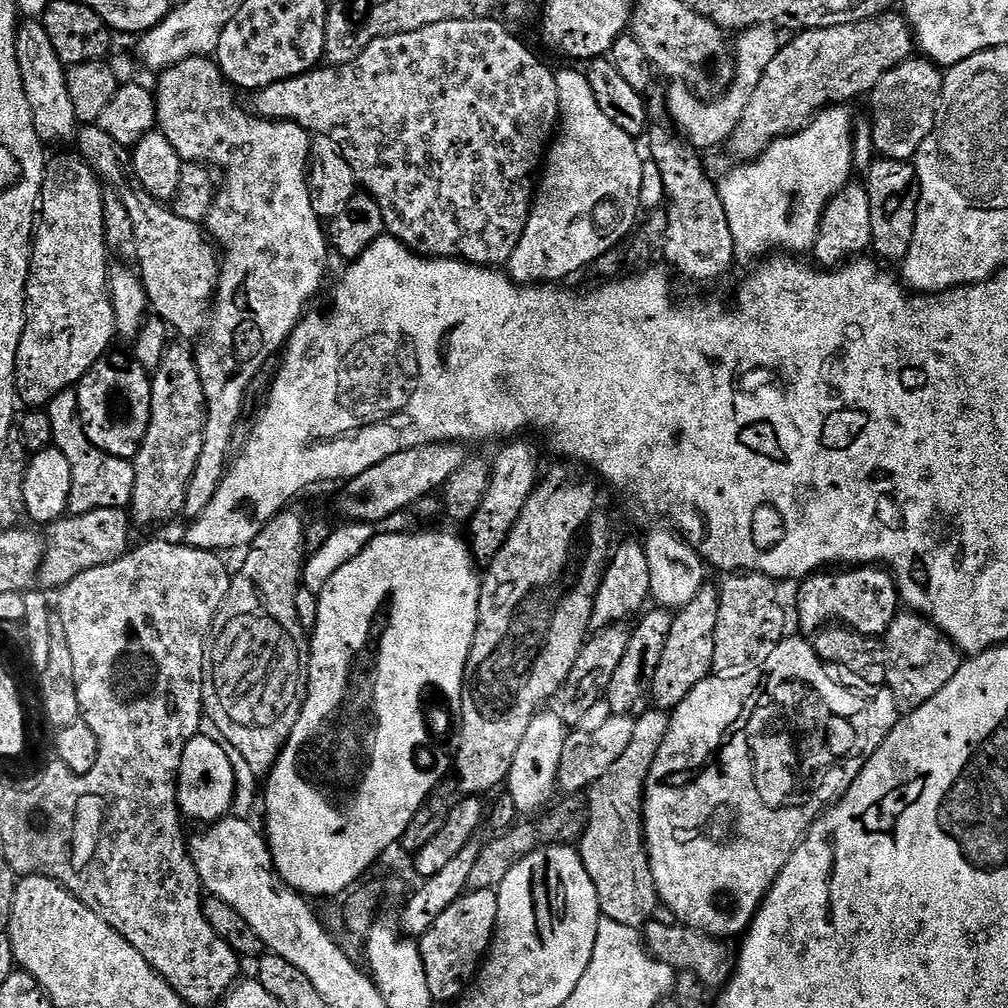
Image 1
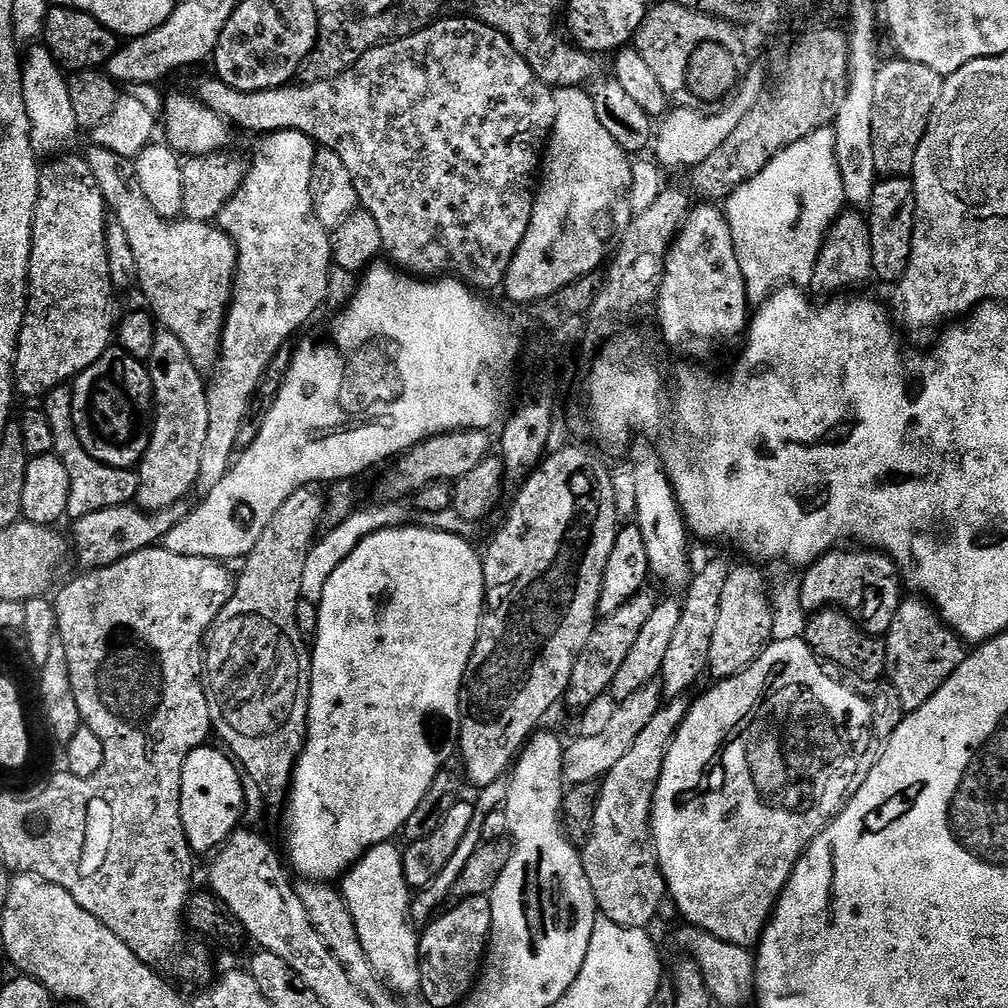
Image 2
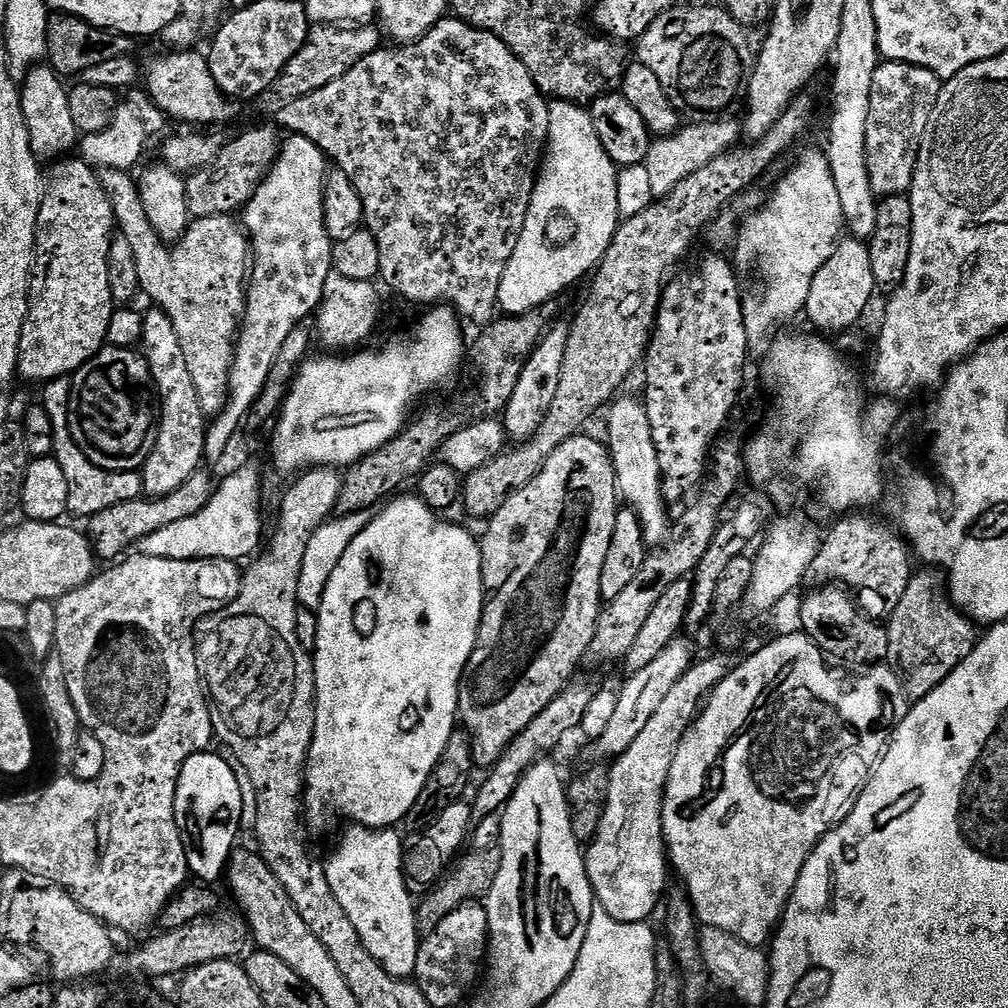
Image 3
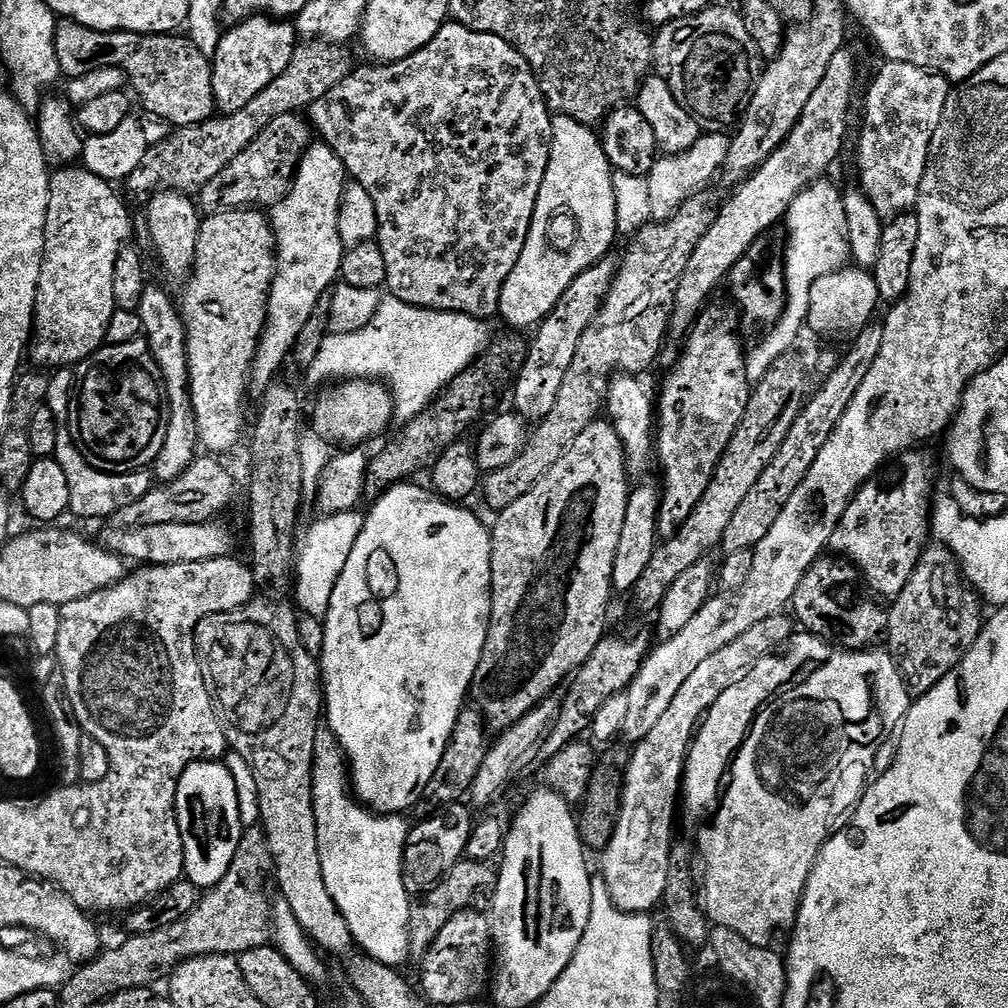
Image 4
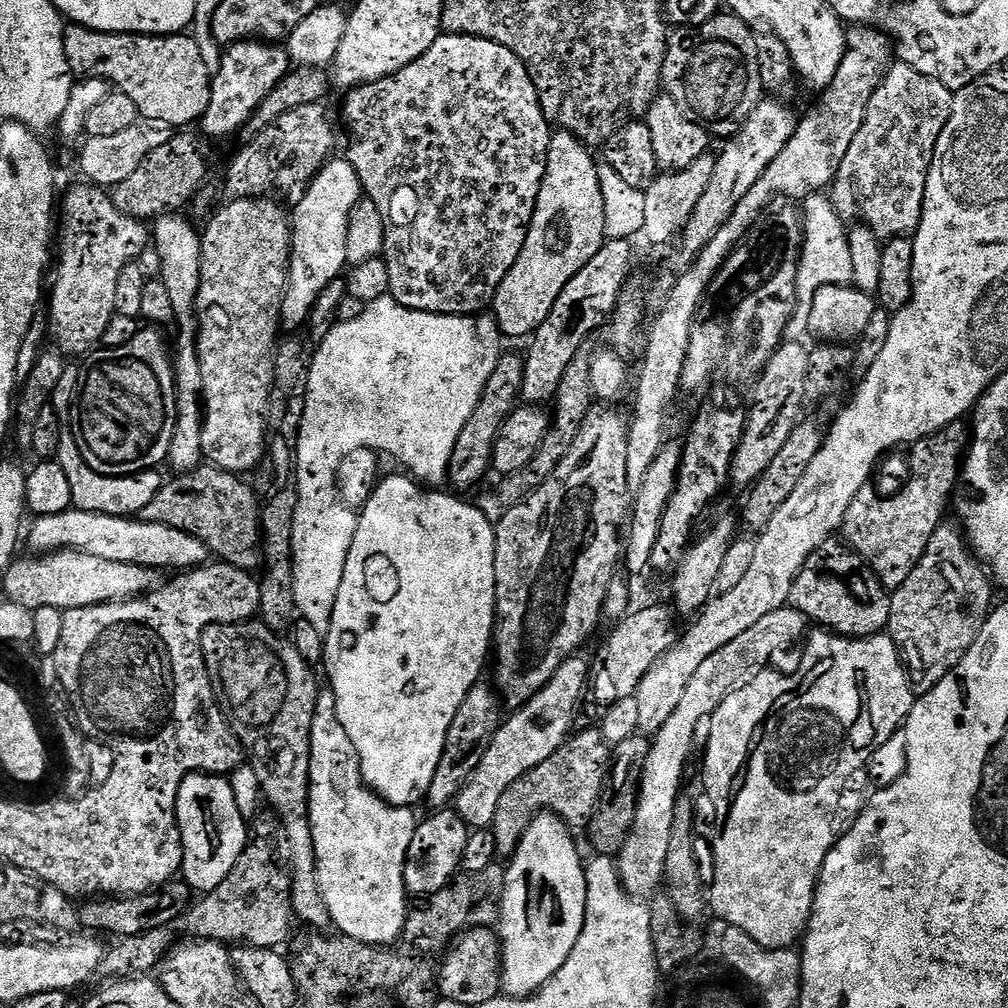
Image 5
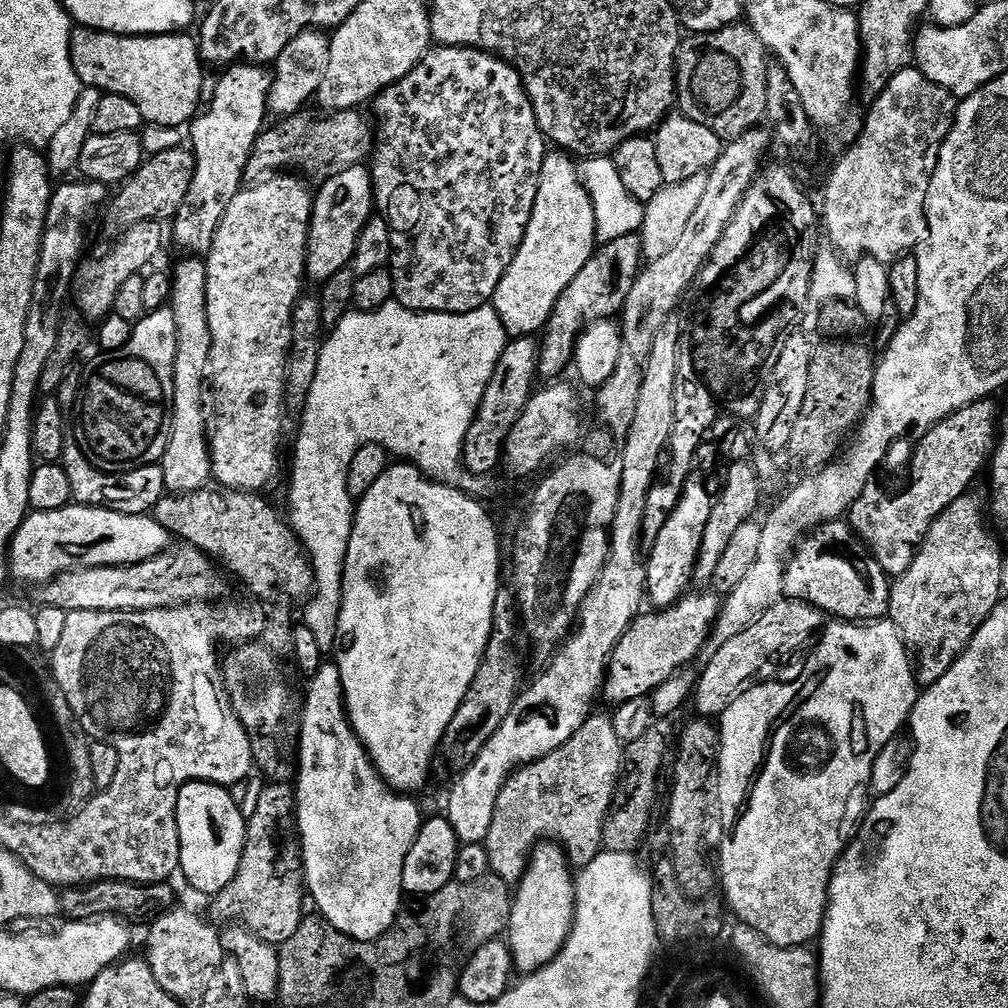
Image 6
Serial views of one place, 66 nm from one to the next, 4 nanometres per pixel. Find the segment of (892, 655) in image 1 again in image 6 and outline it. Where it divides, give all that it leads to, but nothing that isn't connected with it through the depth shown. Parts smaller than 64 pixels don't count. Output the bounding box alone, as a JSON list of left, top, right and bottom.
[888,494,1004,686]

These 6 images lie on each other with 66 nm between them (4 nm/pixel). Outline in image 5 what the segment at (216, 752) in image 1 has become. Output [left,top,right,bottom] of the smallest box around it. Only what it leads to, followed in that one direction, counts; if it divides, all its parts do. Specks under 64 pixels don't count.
[176,772,250,893]

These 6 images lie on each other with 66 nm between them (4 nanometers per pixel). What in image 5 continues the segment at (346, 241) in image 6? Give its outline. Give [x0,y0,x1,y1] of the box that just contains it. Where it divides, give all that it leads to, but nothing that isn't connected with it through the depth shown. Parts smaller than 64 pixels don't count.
[278,158,362,334]

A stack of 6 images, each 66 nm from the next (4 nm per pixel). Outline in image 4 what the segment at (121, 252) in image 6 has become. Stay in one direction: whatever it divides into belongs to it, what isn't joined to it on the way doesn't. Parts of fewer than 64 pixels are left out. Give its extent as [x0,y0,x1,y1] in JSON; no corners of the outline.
[30,166,134,370]

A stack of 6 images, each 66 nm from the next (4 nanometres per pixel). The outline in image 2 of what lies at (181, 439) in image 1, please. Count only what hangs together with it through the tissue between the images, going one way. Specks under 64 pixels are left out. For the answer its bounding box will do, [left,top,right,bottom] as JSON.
[135,331,210,512]

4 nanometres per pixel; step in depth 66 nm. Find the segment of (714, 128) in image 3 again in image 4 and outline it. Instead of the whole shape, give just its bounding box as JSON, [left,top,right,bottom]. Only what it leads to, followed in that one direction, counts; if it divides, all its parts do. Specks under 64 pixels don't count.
[646,130,731,221]

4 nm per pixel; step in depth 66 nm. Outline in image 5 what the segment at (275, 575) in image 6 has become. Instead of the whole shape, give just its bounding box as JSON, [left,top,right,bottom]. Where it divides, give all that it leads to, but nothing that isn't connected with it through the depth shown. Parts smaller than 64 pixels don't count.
[139,466,262,570]

